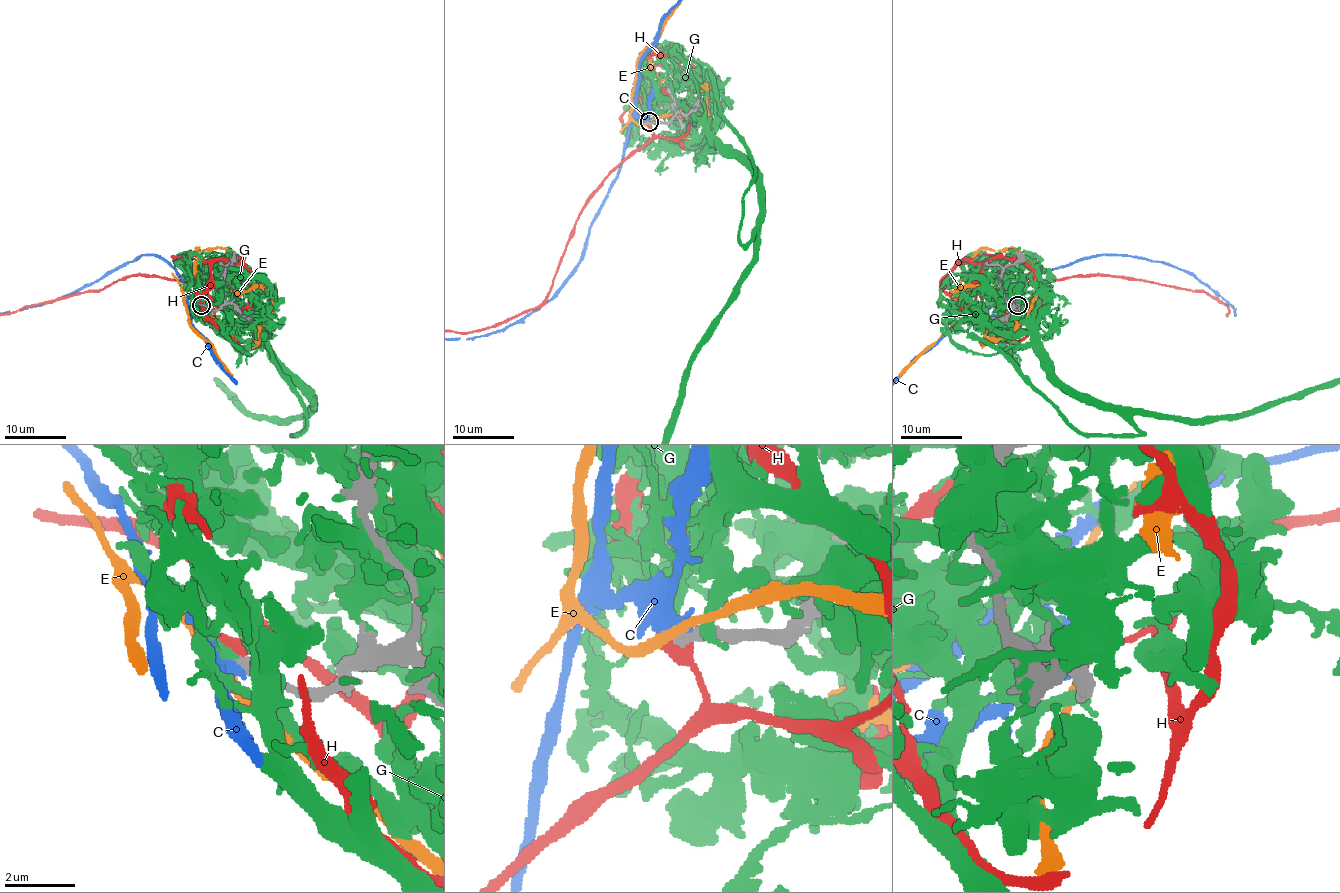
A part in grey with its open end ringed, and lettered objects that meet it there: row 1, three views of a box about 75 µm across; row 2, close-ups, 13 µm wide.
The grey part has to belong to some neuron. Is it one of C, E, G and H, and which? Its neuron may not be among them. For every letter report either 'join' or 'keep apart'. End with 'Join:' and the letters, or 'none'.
C: join
E: keep apart
G: keep apart
H: keep apart
Join: C

